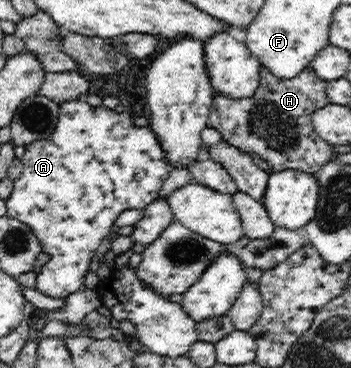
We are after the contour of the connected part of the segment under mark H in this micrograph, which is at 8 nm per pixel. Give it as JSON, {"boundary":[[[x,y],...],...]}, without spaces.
{"boundary":[[[261,65],[260,83],[250,98],[230,98],[216,92],[208,128],[222,133],[223,140],[244,152],[260,154],[273,172],[298,169],[314,174],[319,167],[334,160],[332,145],[313,130],[312,114],[331,103],[326,93],[327,82],[318,78],[308,66],[292,79],[277,78]]]}

